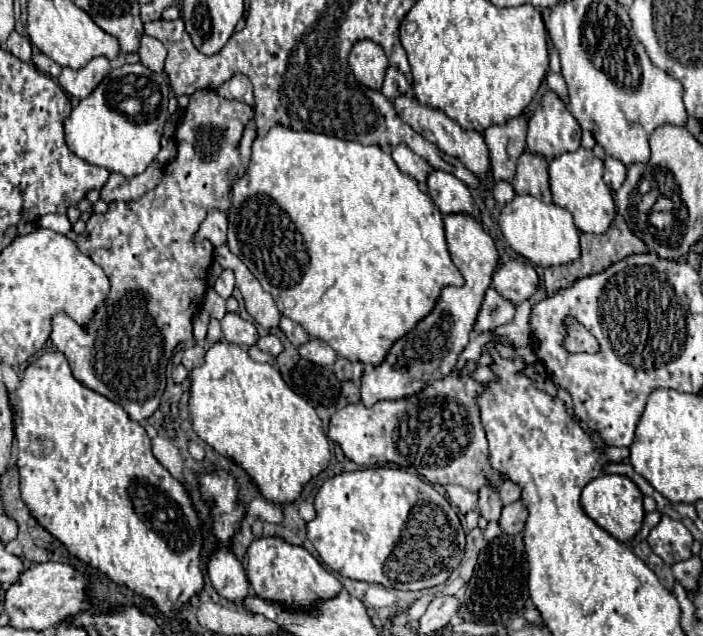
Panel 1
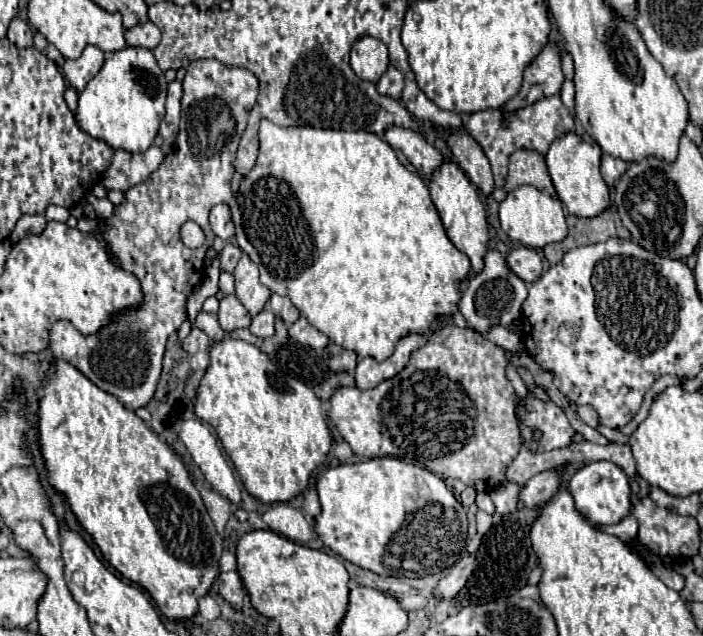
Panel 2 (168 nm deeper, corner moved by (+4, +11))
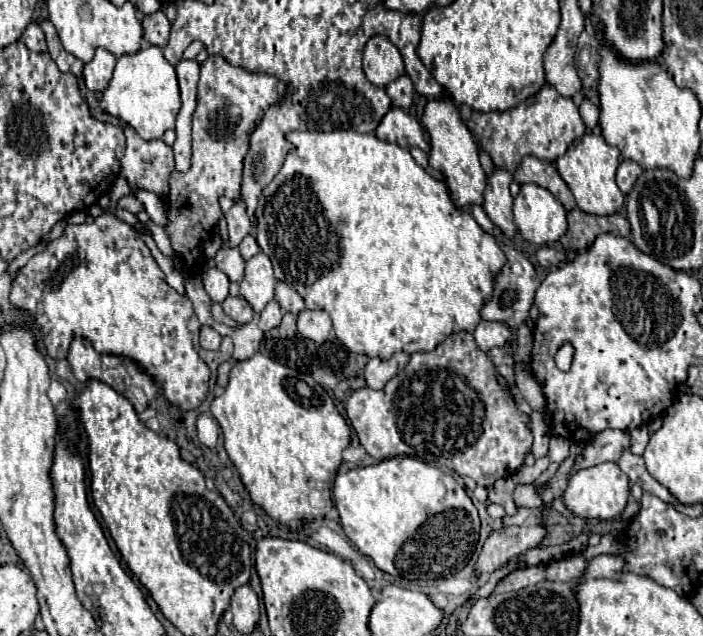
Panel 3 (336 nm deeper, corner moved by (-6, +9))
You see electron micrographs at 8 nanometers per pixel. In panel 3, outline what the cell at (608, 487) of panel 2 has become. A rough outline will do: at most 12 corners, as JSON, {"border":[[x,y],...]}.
{"border":[[615,463],[571,473],[563,503],[577,517],[615,519],[629,477]]}

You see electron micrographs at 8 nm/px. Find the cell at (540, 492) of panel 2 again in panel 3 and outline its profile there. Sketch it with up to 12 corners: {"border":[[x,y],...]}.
{"border":[[605,429],[583,449],[573,469],[619,461],[631,447],[627,431]]}

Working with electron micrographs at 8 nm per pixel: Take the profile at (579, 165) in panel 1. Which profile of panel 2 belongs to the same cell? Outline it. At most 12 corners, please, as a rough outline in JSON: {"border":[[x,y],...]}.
{"border":[[567,133],[545,155],[567,213],[609,205],[601,149]]}

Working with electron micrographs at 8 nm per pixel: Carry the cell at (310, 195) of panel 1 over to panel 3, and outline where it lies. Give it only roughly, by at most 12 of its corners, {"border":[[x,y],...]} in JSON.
{"border":[[293,131],[257,207],[349,351],[473,333],[503,249],[409,149]]}

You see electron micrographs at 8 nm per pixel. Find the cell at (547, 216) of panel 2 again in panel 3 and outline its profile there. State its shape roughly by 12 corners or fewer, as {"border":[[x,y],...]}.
{"border":[[521,185],[513,215],[523,239],[551,245],[567,231],[561,201]]}

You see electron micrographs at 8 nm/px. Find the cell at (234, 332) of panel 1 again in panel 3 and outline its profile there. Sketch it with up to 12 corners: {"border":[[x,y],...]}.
{"border":[[243,297],[221,303],[225,315],[239,325],[253,319],[253,309]]}

